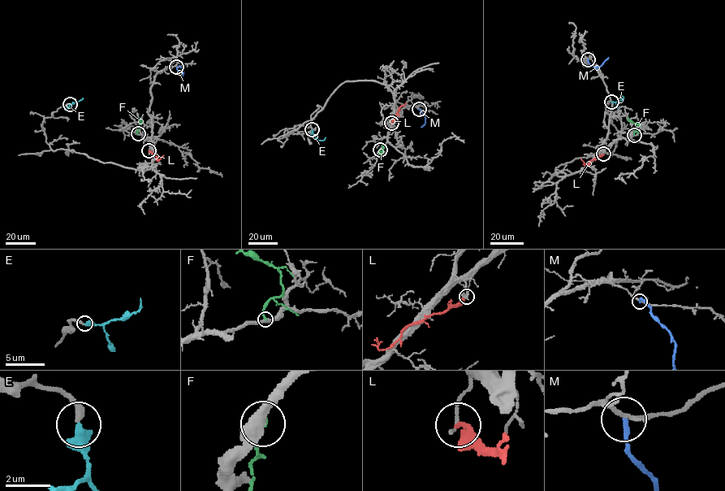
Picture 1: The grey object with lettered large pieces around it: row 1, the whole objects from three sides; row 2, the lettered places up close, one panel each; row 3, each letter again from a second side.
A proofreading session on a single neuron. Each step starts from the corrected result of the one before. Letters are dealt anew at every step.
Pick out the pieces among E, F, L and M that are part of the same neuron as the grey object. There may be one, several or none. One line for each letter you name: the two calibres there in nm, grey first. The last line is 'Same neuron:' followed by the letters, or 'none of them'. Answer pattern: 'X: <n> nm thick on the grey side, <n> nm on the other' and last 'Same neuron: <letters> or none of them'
E: 280 nm thick on the grey side, 480 nm on the other
Same neuron: E

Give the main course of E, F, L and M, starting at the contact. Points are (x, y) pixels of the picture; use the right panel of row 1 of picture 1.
E: (611, 102), (623, 98), (620, 94)
F: (634, 135), (637, 125), (627, 117)
L: (603, 154), (586, 165), (581, 159)
M: (588, 59), (593, 67), (599, 67), (608, 57)

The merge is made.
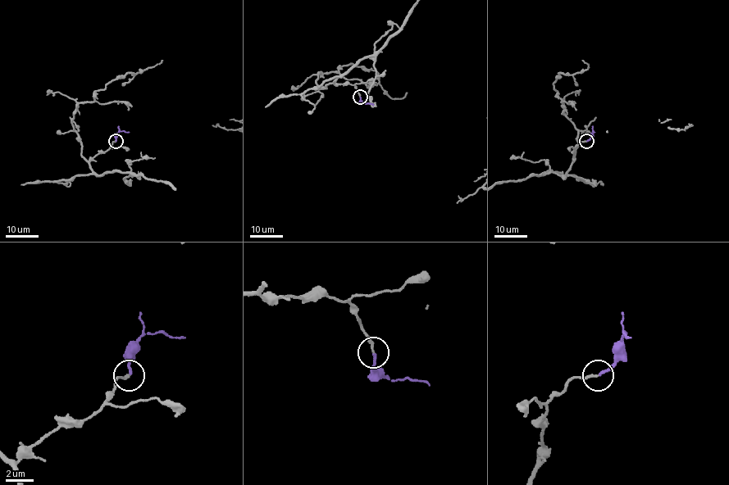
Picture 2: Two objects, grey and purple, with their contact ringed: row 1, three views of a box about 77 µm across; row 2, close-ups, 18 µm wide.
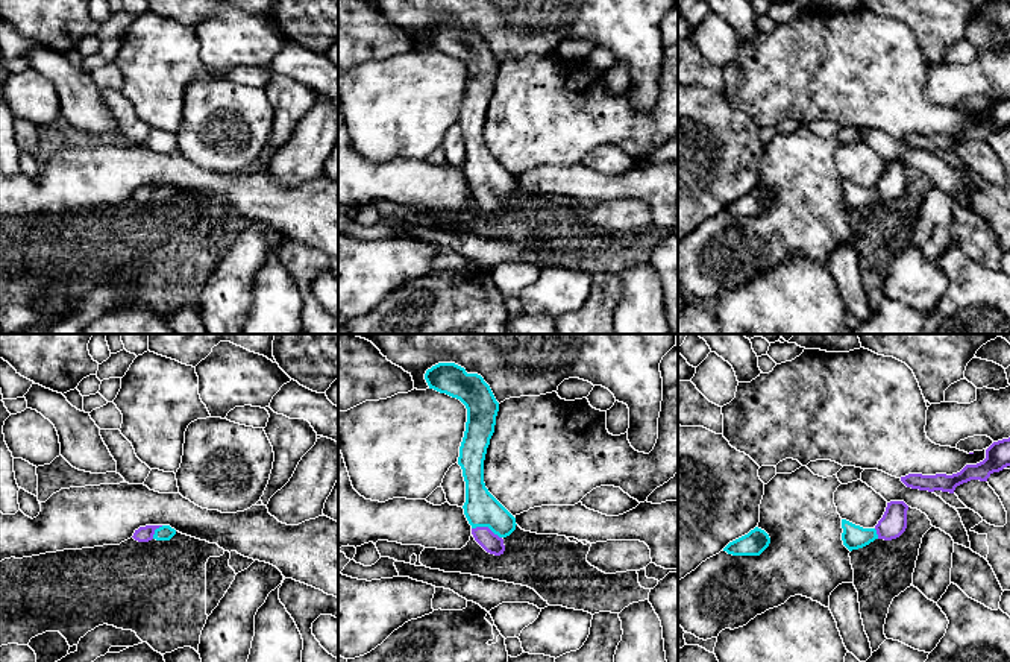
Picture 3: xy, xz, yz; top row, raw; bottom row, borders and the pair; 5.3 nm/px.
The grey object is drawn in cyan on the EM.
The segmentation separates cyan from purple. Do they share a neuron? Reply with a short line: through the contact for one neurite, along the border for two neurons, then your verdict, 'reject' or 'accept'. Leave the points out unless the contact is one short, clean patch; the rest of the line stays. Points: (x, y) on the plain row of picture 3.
line xz (481, 169), (487, 176), (487, 185), (484, 196); accept

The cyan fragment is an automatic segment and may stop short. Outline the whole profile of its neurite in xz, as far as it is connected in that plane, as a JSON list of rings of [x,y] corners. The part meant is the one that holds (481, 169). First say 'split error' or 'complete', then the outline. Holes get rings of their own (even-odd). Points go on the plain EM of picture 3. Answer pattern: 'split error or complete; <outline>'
split error; [[[438,23],[426,30],[429,49],[460,59],[467,68],[458,125],[466,141],[464,175],[475,200],[490,214],[505,211],[503,199],[516,190],[516,178],[488,152],[484,120],[494,93],[499,62],[478,33],[467,33],[455,23]]]

